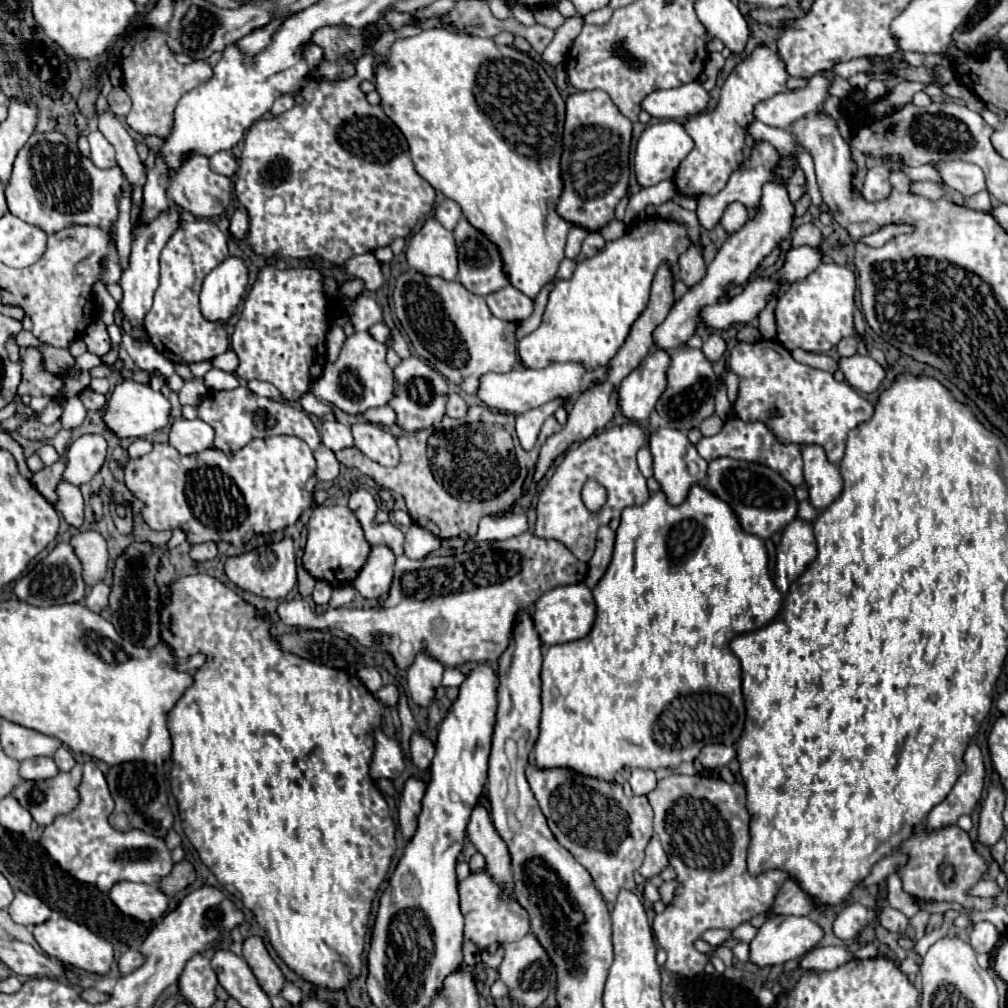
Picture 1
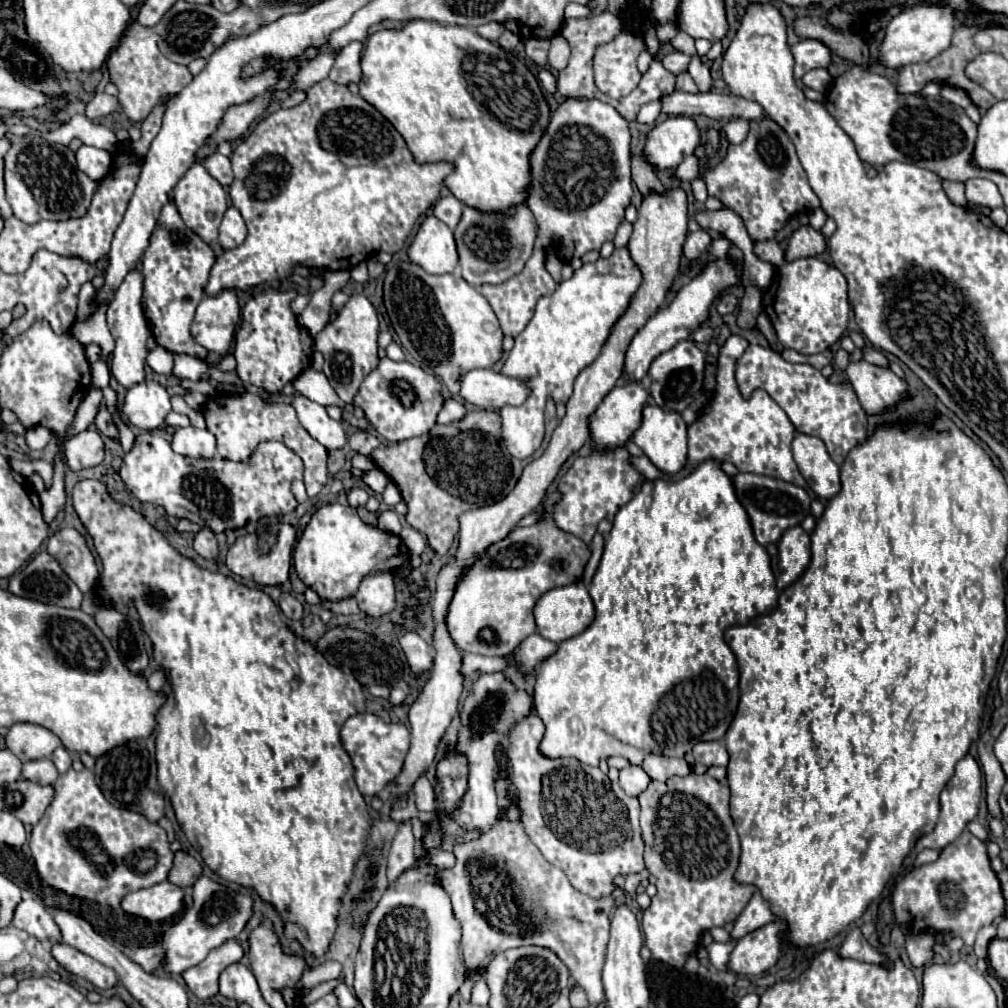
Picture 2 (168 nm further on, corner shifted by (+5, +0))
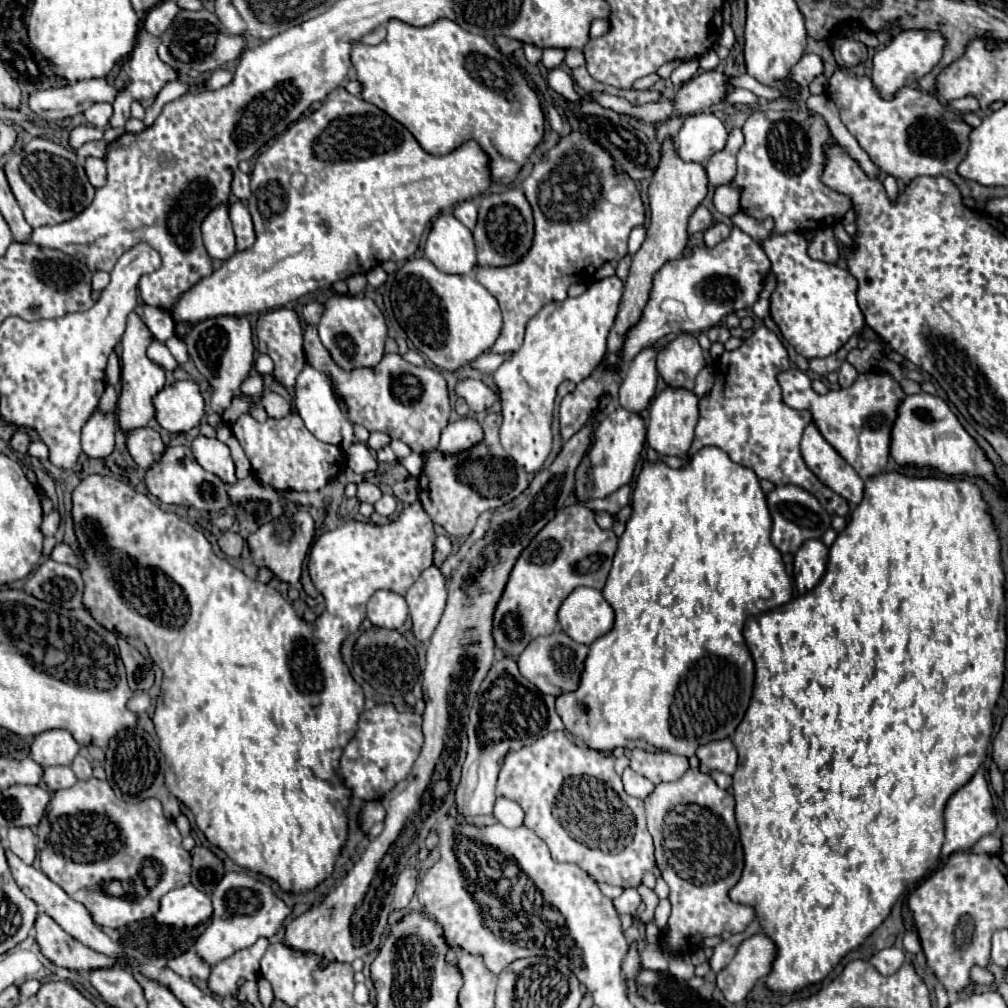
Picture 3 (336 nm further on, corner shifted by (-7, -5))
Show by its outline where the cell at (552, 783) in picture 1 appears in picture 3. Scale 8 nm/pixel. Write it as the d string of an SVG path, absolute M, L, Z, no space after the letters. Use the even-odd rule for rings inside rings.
M553 731L529 747L509 751L501 765L495 793L515 801L525 811L525 827L547 843L553 859L577 863L595 881L625 889L637 887L643 871L653 871L655 867L653 841L645 825L643 801L625 795L621 777L613 771L613 757L605 759L589 747L575 745L563 731Z

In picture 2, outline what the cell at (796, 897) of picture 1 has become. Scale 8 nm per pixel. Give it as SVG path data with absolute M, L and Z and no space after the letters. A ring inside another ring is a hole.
M755 892L749 906L737 918L735 928L731 930L731 934L733 934L735 940L739 940L747 932L753 932L753 930L757 930L757 928L761 928L761 926L765 926L769 922L775 922L775 920L777 920L777 916L773 914L769 902L759 892Z

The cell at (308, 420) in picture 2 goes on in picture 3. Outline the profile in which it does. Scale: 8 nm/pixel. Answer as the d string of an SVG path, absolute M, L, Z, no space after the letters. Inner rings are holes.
M309 365L303 367L303 371L297 375L297 383L295 383L295 405L297 405L297 413L301 415L305 427L319 441L337 445L343 451L349 449L349 445L353 443L353 425L349 423L349 419L345 419L343 411L339 409L339 403L333 397L329 379L325 375L321 375L321 371L317 371Z

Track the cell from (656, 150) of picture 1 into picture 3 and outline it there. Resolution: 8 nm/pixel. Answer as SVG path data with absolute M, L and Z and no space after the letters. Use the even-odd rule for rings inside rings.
M713 113L691 115L683 121L675 143L677 153L683 161L707 163L709 157L727 145L727 129L719 117Z

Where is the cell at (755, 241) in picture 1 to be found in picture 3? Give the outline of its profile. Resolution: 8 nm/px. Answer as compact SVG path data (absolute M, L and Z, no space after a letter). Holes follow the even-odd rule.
M647 347L631 363L619 387L619 405L631 413L641 413L649 407L657 387L657 349Z

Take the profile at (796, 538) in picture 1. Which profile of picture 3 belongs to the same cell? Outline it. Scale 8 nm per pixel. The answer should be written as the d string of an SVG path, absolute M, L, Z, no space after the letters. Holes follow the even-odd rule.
M811 539L809 543L805 543L805 547L801 547L801 551L797 551L793 575L799 593L811 591L821 581L825 573L827 557L829 557L829 549L817 539Z

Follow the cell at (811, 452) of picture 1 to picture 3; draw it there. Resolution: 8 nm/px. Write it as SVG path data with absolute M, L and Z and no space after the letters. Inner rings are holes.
M811 421L805 427L801 439L801 455L807 467L833 491L845 497L851 505L861 503L865 483L857 471L841 459L841 455L825 441L815 423Z

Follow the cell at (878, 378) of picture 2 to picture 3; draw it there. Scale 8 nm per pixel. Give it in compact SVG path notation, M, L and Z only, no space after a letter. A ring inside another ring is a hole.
M929 393L909 395L903 399L893 427L891 457L901 467L929 467L945 475L965 475L981 477L991 485L1001 485L993 463L987 459L977 441L965 431L955 413L941 397Z

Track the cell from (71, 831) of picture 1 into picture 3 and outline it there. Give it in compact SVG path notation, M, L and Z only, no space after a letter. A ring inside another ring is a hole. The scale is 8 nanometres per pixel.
M91 777L91 779L87 779L87 781L77 781L77 783L75 783L75 785L73 785L73 787L69 787L69 789L61 789L61 791L55 791L55 793L53 793L53 797L51 797L51 801L49 801L49 805L47 805L47 809L45 809L45 815L43 815L43 819L41 819L41 823L39 823L39 825L37 825L37 849L39 849L39 859L41 859L41 869L43 869L43 873L45 873L45 875L47 875L47 877L49 877L49 879L51 879L51 881L53 881L53 883L57 883L57 885L59 885L59 887L61 887L61 889L63 889L63 891L65 891L65 893L67 893L67 895L69 895L69 897L71 897L71 899L75 899L75 901L79 901L79 903L81 903L81 905L85 905L85 907L87 907L87 911L89 911L89 913L91 913L91 917L93 917L93 921L95 921L95 923L97 923L97 925L101 925L101 927L111 927L111 929L119 929L119 927L125 927L125 925L127 925L127 923L133 923L133 921L141 921L141 919L147 919L147 917L153 917L153 915L155 915L155 913L157 913L157 909L159 909L159 899L161 899L161 897L163 897L163 895L165 895L165 893L169 893L169 891L173 891L173 889L177 889L177 887L183 887L183 885L187 885L187 883L189 883L189 877L191 877L191 855L189 855L189 851L185 851L185 849L183 849L183 845L181 845L181 841L183 841L183 837L181 837L181 833L179 833L179 829L177 829L177 827L175 827L175 823L173 823L173 821L171 821L171 819L167 819L167 817L165 817L165 815L163 815L163 809L161 809L161 803L159 803L159 799L155 799L155 797L151 797L151 799L145 799L145 801L141 801L141 803L125 803L125 801L121 801L121 799L117 799L117 797L115 797L115 793L113 793L113 789L111 789L111 785L109 785L109 783L107 783L107 781L99 781L99 779L95 779L95 777ZM141 869L143 869L143 871L145 871L145 885L147 885L147 889L149 889L149 893L147 893L147 895L145 895L145 897L137 897L137 899L133 899L133 901L127 901L127 899L119 899L119 897L111 897L111 895L107 895L107 885L109 885L109 883L111 883L111 881L115 881L115 879L117 879L117 881L133 881L133 879L135 879L135 877L137 877L137 875L139 875L139 873L141 873Z

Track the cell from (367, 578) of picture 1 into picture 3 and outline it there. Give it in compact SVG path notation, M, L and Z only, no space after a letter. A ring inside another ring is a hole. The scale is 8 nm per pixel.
M377 591L367 603L367 619L375 627L399 629L407 619L407 601L391 591Z

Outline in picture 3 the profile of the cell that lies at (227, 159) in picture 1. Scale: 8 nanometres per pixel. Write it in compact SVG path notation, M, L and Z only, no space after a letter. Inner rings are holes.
M239 169L235 171L235 177L233 177L233 185L231 185L231 191L237 199L241 201L247 201L251 197L251 189L249 189L249 175L241 173Z

